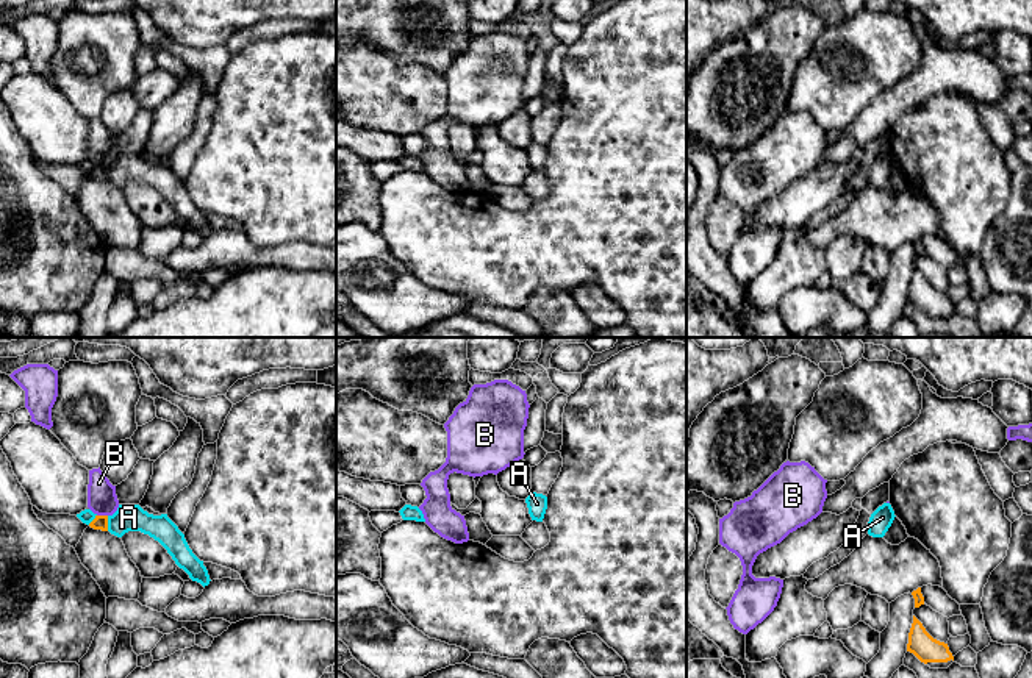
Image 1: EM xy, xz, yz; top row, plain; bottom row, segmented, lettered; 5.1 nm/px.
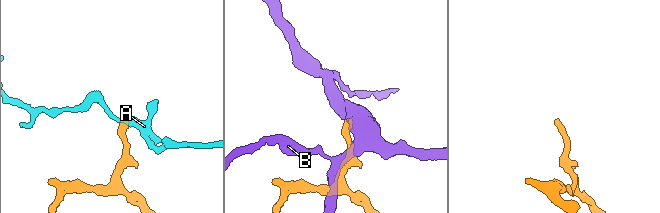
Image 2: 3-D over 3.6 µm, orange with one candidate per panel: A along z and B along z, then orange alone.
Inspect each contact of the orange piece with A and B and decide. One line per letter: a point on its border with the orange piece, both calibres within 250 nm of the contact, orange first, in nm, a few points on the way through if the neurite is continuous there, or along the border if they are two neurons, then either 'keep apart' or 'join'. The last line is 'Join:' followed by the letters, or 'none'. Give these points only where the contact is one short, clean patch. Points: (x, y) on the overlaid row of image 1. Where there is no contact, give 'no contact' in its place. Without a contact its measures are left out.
A: xy (107, 524) | 80/140 nm | along xy (107, 516), (108, 530) | keep apart
B: xy (102, 516) | 80/160 nm | along xy (97, 514), (107, 516) | keep apart
Join: none

